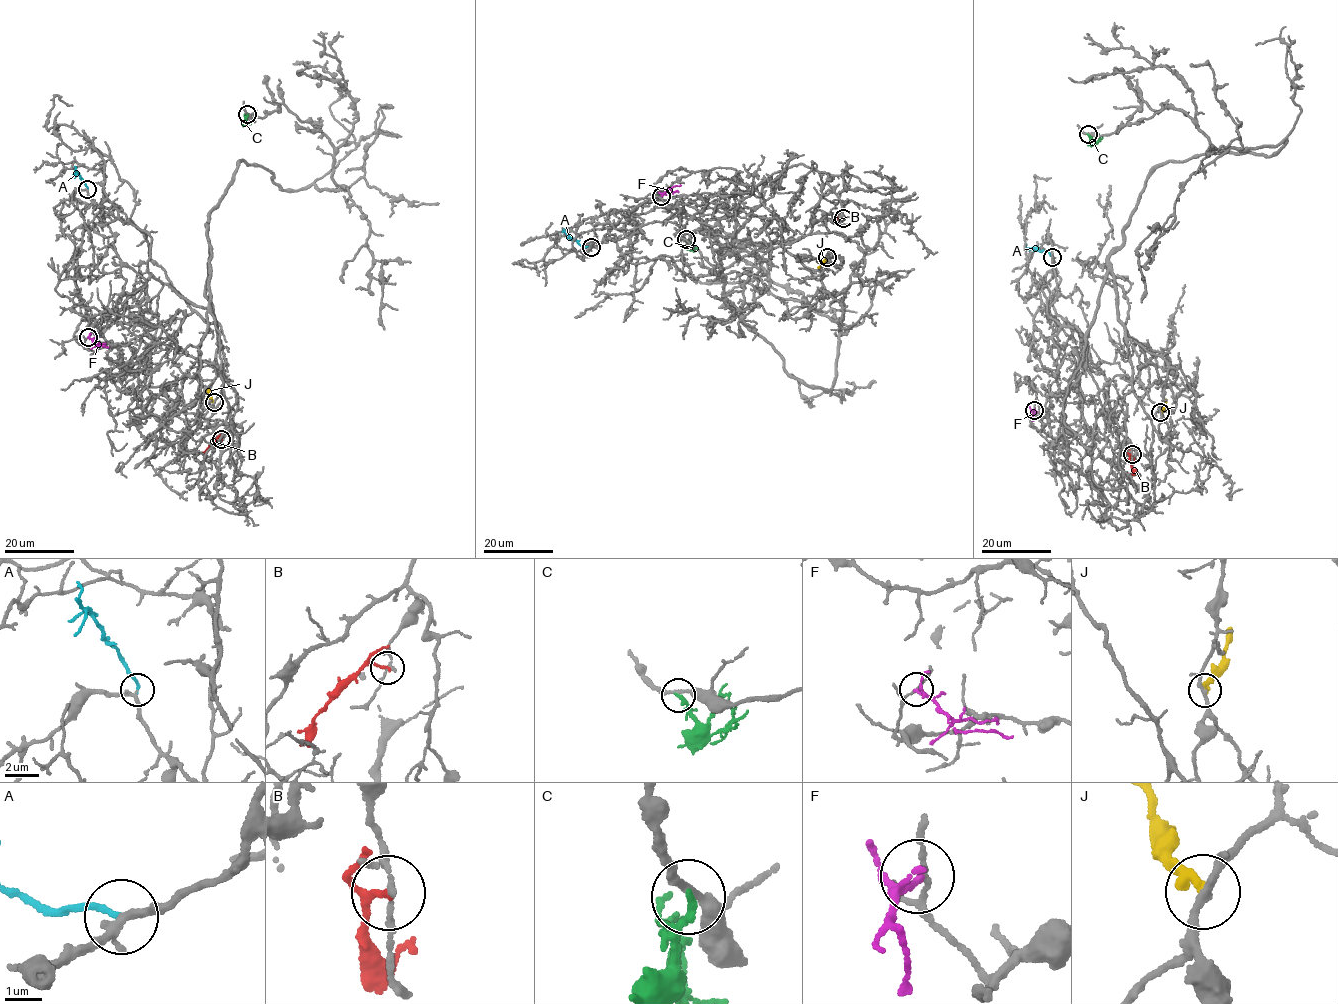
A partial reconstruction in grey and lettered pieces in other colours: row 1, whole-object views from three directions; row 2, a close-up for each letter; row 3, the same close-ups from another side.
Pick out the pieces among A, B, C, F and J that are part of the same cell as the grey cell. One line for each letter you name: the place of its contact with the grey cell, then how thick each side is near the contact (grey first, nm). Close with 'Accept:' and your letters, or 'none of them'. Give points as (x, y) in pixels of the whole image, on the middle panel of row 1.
A: contact (591, 247); calibres 160 and 170 nm
Accept: A

